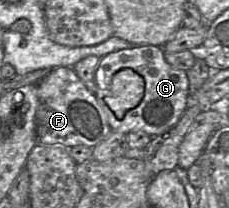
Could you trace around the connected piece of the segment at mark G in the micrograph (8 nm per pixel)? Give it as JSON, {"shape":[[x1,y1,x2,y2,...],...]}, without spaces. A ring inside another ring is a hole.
{"shape":[[153,45,133,46,103,56,96,75,97,91,95,97,103,109,112,131,128,134,143,131,151,137,159,136,177,124,187,109,189,80,183,70,172,67,165,59,162,47],[122,69,132,69,143,77,145,94,140,104,129,110,124,117,117,117,107,101,113,76]]}

